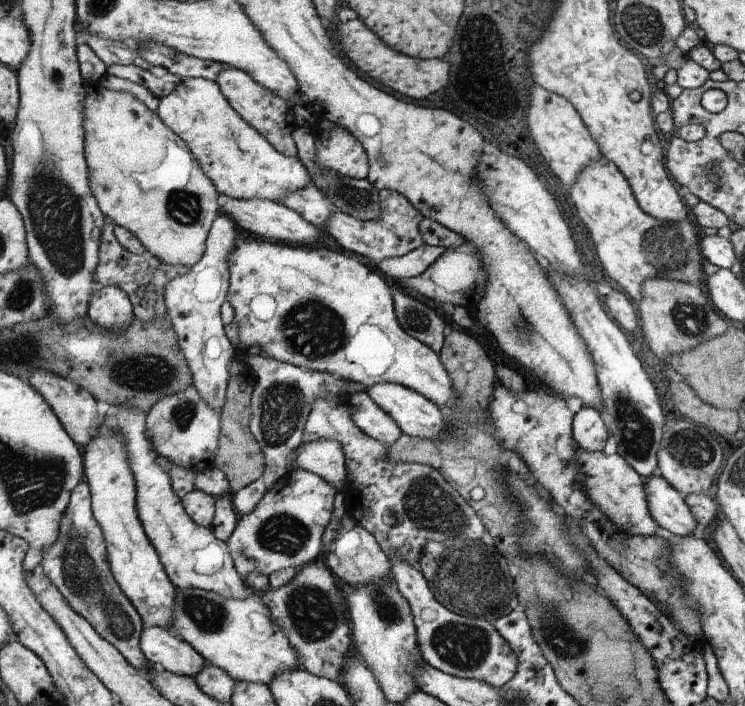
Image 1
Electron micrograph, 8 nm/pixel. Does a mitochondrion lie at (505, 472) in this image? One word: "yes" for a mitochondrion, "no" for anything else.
no

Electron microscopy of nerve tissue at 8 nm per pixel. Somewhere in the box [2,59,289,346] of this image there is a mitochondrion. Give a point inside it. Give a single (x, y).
(55, 211)

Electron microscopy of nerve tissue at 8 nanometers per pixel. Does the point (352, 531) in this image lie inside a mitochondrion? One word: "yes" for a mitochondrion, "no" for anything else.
no

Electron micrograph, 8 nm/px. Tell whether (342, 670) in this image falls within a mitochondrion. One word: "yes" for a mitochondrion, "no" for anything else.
no

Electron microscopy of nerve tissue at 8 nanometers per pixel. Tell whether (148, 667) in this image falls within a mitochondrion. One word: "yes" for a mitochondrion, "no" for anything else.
no

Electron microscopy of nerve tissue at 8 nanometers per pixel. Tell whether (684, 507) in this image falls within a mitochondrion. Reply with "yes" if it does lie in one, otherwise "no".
no

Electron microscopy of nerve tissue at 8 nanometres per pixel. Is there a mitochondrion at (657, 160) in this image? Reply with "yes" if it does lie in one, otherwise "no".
no

